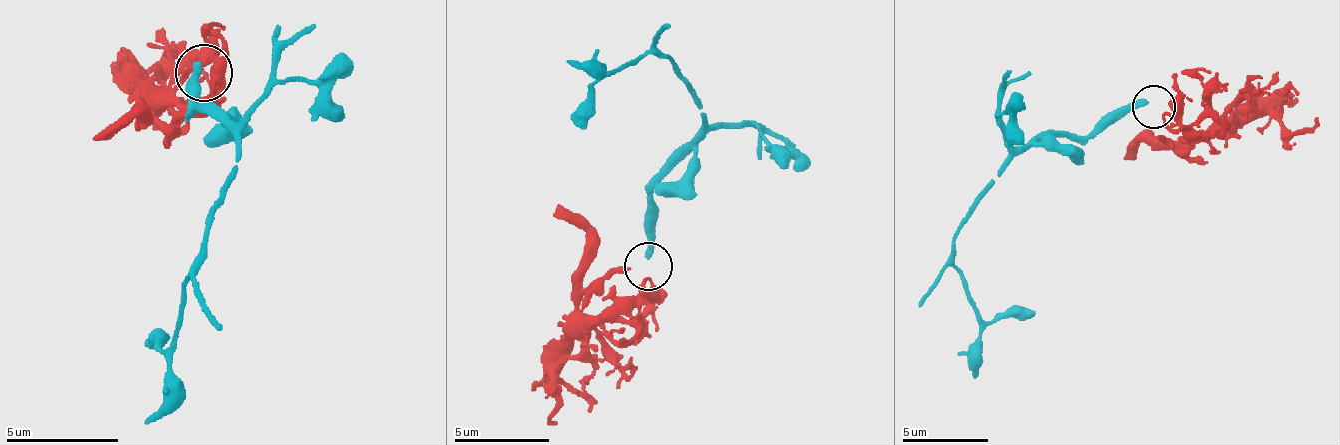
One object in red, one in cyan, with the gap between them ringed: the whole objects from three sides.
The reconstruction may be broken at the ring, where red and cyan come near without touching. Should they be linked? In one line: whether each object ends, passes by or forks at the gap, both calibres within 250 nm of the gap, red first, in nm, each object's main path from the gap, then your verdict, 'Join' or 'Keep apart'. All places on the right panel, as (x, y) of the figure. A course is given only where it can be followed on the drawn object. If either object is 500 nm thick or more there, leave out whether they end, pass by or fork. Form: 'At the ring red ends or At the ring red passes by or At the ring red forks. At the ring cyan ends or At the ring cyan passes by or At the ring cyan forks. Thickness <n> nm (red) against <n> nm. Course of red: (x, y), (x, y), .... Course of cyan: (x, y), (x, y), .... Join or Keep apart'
At the ring red ends. At the ring cyan ends. Thickness 280 nm (red) against 340 nm. Course of red: (1164, 111), (1191, 133), (1215, 133), (1248, 111), (1266, 111), (1293, 133), (1312, 124), (1315, 116). Course of cyan: (1149, 102), (1119, 107), (1078, 137), (1039, 137), (1001, 171), (955, 236), (952, 258), (977, 314), (976, 379). Keep apart

